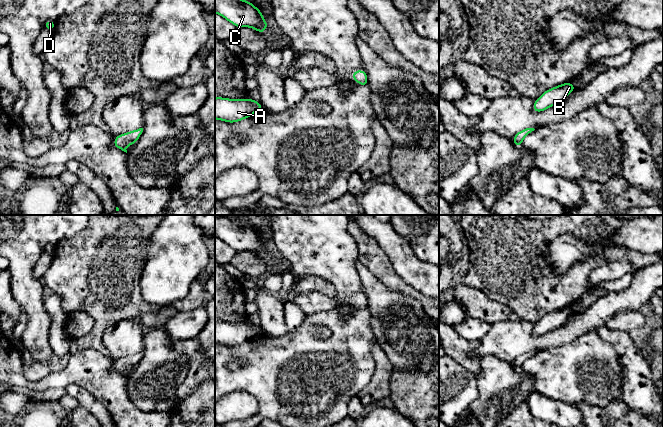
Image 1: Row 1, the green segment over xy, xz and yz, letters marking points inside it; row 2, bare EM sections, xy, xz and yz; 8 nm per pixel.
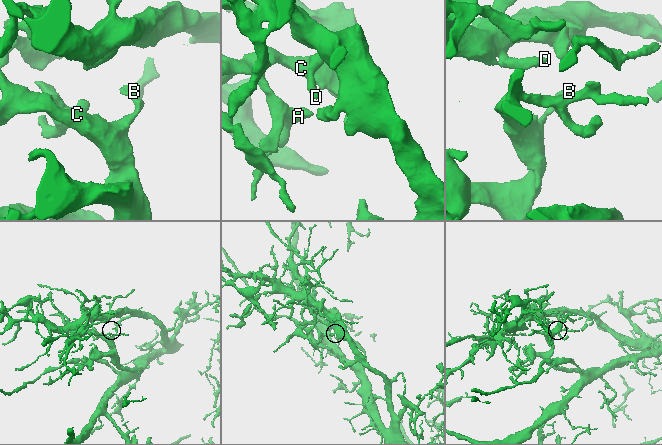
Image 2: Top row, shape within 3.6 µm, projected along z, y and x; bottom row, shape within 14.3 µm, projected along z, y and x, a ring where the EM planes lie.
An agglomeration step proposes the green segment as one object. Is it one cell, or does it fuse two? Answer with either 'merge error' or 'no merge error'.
no merge error

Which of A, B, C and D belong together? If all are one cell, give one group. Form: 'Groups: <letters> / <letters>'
Groups: A B C D

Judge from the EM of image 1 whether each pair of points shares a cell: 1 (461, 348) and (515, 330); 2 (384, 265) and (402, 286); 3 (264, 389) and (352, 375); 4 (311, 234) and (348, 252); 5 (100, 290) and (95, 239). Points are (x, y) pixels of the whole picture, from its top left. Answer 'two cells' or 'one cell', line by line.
1: two cells
2: one cell
3: one cell
4: one cell
5: one cell

